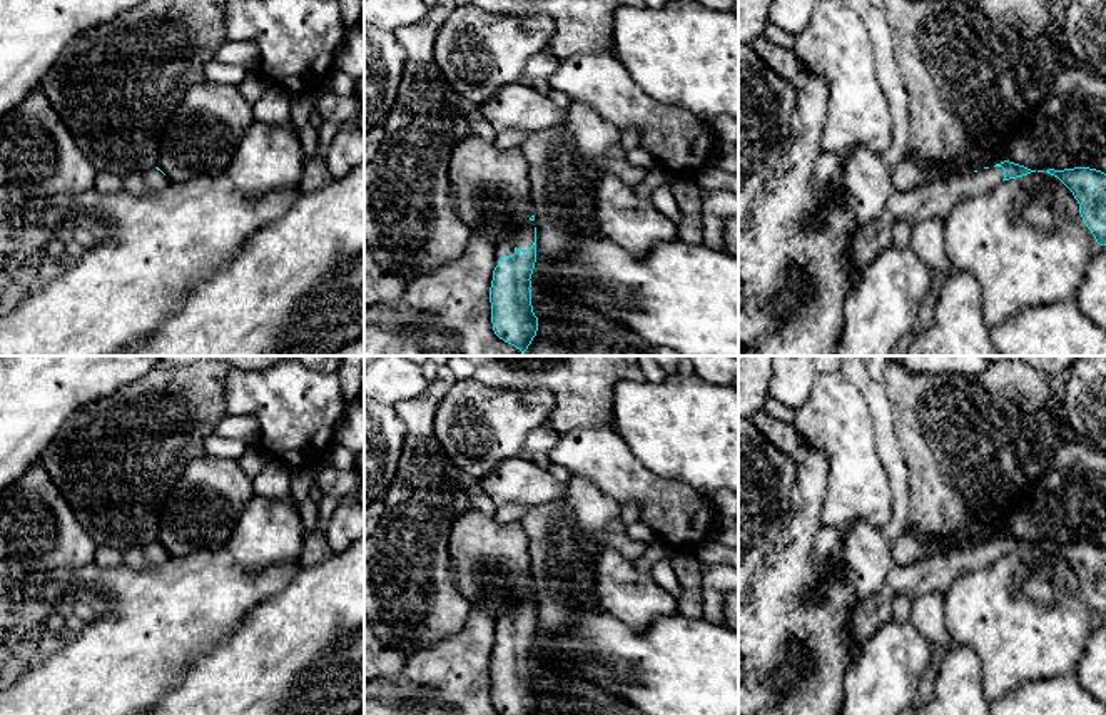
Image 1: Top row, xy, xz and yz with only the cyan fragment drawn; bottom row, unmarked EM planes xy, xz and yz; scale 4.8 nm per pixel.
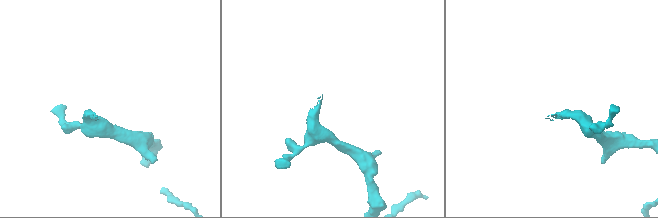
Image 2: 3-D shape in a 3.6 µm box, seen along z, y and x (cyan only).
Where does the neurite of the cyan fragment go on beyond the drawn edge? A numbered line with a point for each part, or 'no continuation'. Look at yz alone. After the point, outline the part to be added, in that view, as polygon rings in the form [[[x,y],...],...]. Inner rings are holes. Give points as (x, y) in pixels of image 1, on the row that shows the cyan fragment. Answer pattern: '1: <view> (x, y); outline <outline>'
1: yz (933, 201); outline [[[989,167],[917,189],[894,190],[882,217],[872,224],[859,226],[854,232],[849,256],[855,269],[855,279],[880,251],[892,244],[892,227],[897,222],[914,226],[929,219],[944,221],[959,202],[989,192],[1002,179],[1002,167]]]

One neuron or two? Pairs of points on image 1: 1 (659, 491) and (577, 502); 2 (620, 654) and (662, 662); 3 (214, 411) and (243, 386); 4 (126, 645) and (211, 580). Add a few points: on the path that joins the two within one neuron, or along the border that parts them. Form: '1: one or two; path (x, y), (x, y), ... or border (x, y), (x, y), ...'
1: two; border (577, 476), (592, 480), (620, 505)
2: one; path (630, 657), (652, 662)
3: two; border (228, 373), (224, 386), (226, 413)
4: one; path (147, 625), (189, 602)

